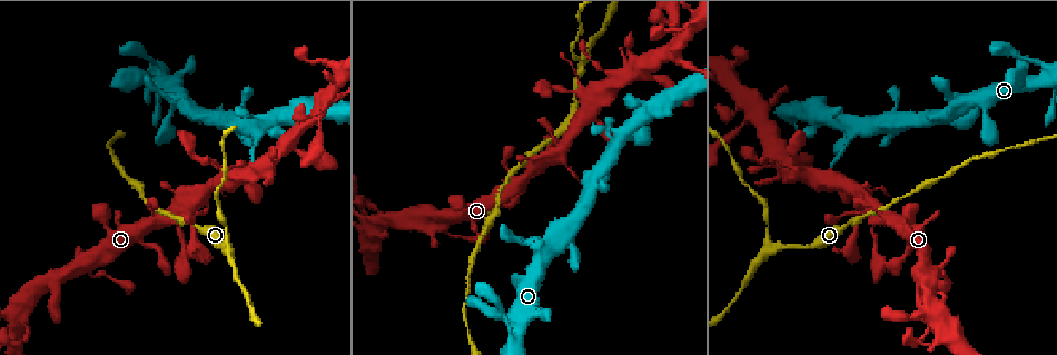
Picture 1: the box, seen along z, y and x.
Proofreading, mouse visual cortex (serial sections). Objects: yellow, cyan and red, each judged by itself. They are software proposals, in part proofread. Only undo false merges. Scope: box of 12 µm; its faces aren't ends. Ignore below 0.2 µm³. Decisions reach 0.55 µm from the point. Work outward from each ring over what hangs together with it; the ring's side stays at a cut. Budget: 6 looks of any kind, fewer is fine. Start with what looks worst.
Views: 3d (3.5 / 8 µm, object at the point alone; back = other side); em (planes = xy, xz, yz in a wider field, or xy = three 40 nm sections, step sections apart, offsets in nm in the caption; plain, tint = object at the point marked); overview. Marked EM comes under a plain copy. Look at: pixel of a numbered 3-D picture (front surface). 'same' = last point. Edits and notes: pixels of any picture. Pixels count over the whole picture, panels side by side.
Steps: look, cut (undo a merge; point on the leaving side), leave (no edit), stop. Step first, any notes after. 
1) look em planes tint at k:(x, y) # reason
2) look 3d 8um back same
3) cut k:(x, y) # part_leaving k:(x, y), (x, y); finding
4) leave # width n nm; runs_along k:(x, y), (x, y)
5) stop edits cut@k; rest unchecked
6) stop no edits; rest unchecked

look 3d 3.5um at 1:(227, 243)

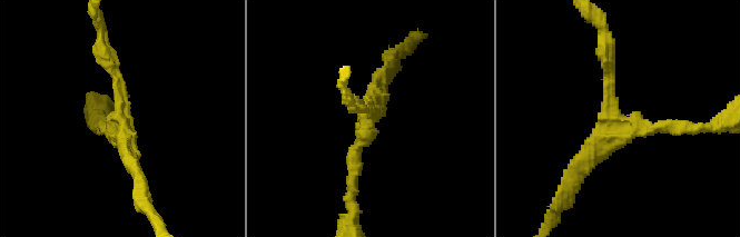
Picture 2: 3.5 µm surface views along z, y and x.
look em xy step 2 tint at 2:(633, 122) # arms 3; arm_widths 150, 200, 200 nm; shape alone is not enough

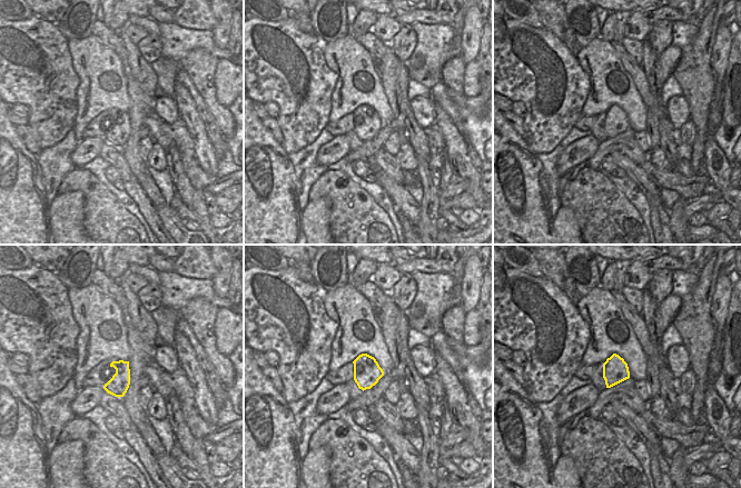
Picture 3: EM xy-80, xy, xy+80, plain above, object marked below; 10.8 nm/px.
leave # width 300 nm; runs_along 2:(699, 127), (631, 124), (580, 171); all the same cell

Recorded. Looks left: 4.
look 3d 3.5um at 1:(1045, 77) # sharp bend

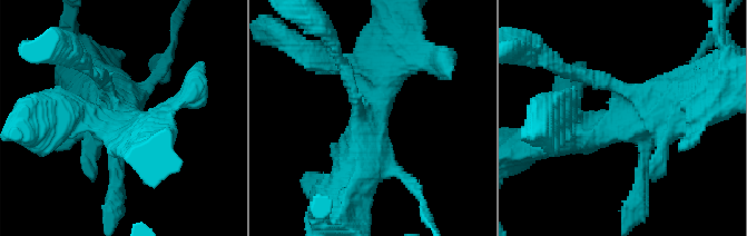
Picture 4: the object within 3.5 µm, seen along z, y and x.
look em xy step 3 tint at 4:(618, 119)

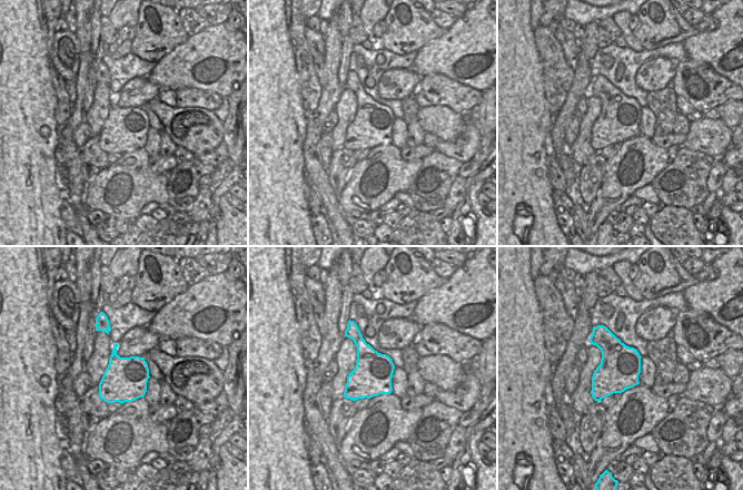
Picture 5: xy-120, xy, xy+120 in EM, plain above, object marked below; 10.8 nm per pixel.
leave # width 420 nm; runs_along 4:(553, 140), (634, 109), (602, 78); all the same cell

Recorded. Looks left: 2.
look 3d 8um at 1:(942, 336) # thin arm on a thick one

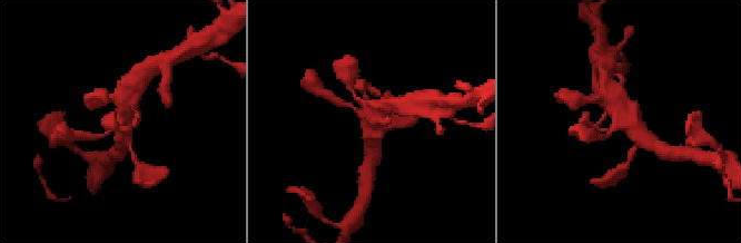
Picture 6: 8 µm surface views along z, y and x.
look em xy step 1 tint at 6:(618, 120) # shape alone is not enough

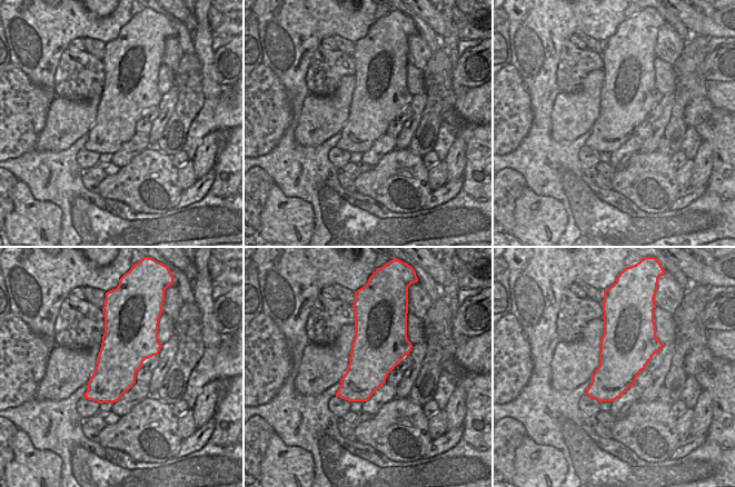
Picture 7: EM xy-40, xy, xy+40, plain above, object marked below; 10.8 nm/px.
leave # runs_along 6:(612, 91), (622, 117), (593, 124); continuous, no second cell

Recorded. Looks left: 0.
stop no edits; rest unchecked

